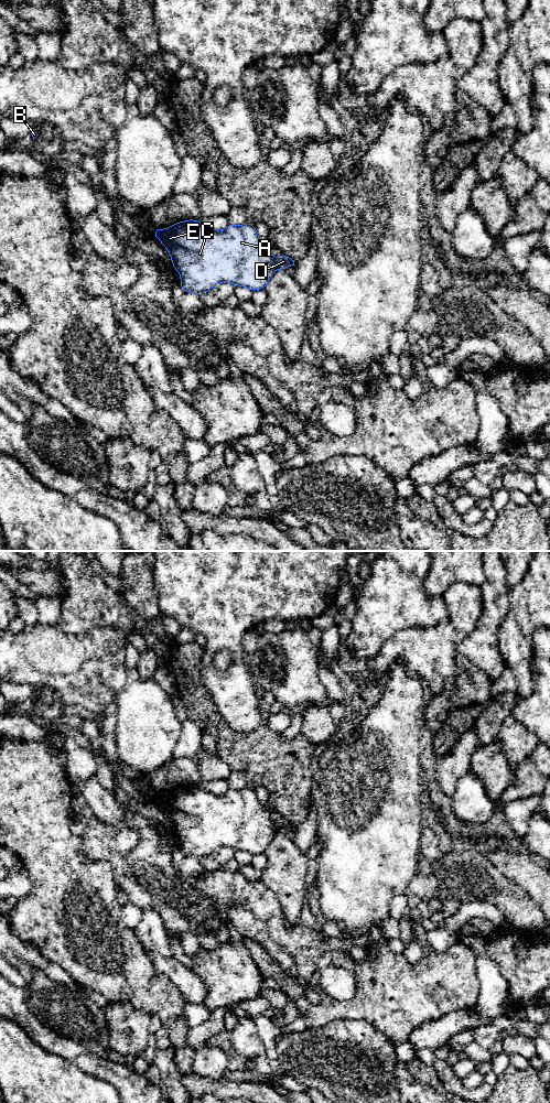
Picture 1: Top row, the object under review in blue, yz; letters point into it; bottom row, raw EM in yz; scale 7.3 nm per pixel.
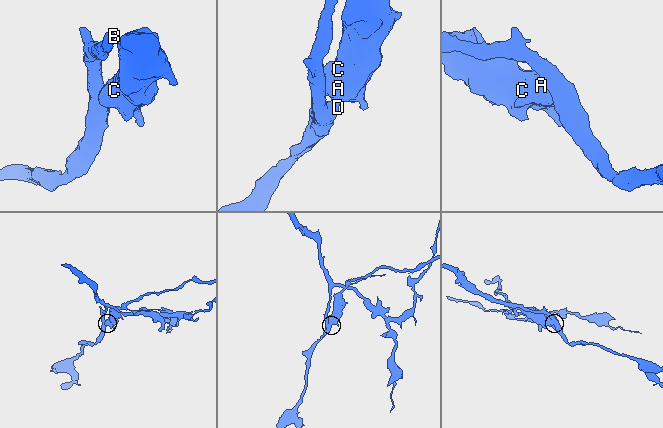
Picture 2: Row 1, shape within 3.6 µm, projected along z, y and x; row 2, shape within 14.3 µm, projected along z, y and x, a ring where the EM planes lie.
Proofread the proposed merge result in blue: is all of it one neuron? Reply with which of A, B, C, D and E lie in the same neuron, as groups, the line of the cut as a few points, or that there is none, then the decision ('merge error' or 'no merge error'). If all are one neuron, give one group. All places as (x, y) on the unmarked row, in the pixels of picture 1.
A C E / B D; cut in yz along (271, 821), (271, 828), (274, 832); merge error

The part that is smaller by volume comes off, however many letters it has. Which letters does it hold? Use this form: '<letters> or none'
A, C, E

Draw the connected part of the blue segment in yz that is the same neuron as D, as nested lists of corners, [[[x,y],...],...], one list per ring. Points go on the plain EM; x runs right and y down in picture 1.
[[[288,820],[272,821],[272,830],[274,833],[285,834],[288,830],[296,831],[298,825],[289,822]]]

